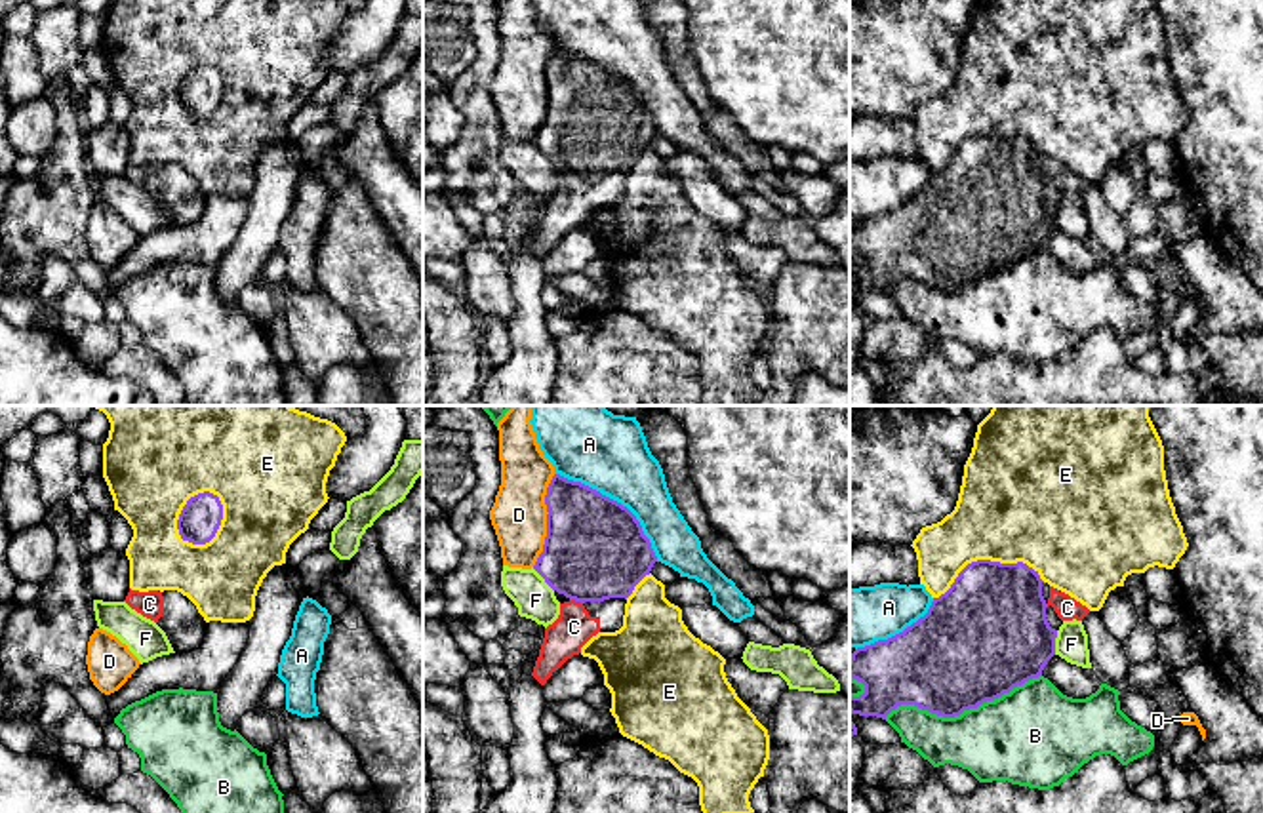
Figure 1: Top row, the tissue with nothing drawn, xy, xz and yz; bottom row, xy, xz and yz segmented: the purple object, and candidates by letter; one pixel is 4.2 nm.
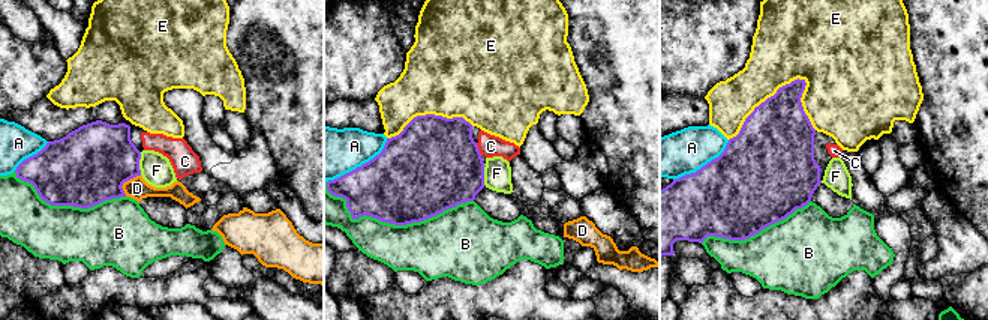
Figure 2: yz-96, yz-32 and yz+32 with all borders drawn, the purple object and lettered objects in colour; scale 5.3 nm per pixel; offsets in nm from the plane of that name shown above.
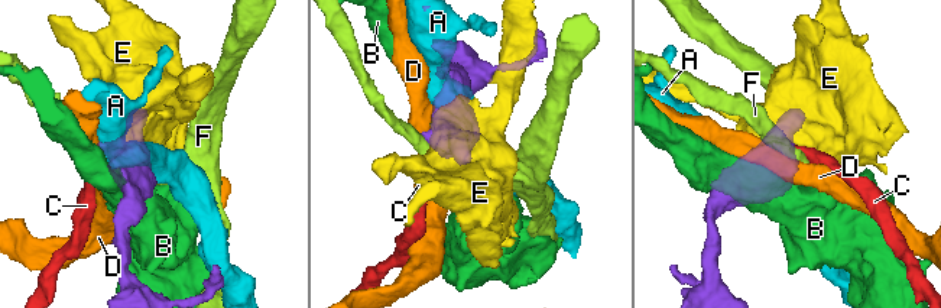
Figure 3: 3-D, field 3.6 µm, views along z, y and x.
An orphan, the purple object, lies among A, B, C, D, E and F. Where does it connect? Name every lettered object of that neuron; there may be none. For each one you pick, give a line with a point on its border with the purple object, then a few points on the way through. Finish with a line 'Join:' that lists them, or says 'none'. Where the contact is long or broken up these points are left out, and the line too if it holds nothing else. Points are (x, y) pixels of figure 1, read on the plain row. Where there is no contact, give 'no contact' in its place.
C: meets purple in xz at (576, 174); runs through xz (595, 122), (585, 136), (576, 174), (574, 200)
Join: C

